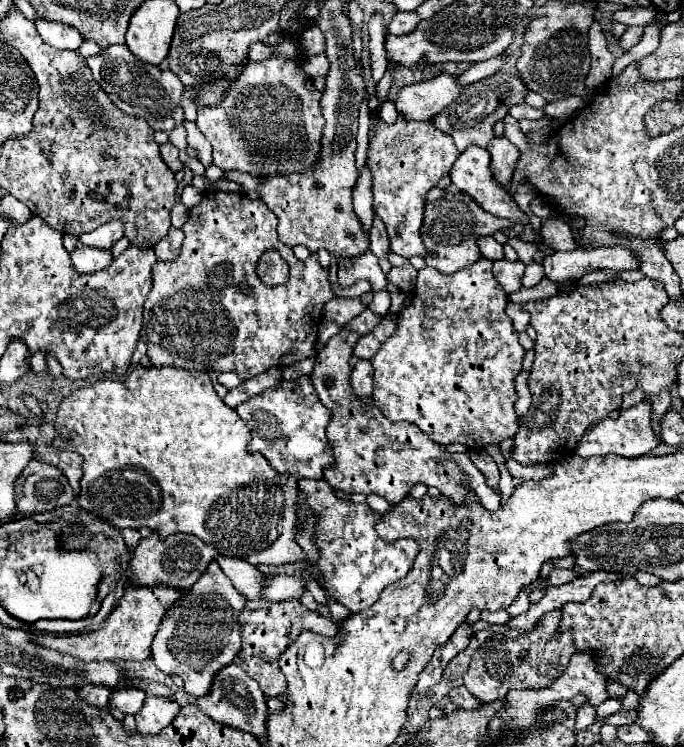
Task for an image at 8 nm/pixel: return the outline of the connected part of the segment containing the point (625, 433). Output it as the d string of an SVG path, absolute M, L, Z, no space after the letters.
M641 401L635 407L629 407L625 411L621 411L619 419L603 419L597 425L589 427L589 431L585 431L585 435L581 437L581 443L577 445L575 453L581 457L605 457L609 453L617 453L621 457L641 457L645 453L649 453L655 445L659 445L659 441L653 435L651 429L651 403L649 401Z

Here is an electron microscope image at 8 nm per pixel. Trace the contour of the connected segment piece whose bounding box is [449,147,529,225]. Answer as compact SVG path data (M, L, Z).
M467 147L459 157L457 161L453 163L453 169L449 173L451 181L457 185L457 189L469 193L485 211L489 211L491 215L495 217L501 217L501 219L509 219L513 223L523 223L527 225L529 223L529 215L515 203L513 195L509 195L509 191L497 183L497 179L493 177L493 171L491 171L491 155L487 153L487 149L481 149L481 147Z

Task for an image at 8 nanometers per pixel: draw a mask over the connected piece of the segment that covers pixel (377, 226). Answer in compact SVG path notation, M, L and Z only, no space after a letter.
M375 217L375 221L373 221L371 233L369 233L369 241L371 241L371 251L373 251L379 259L387 259L387 257L389 257L389 253L391 253L389 237L387 237L385 225L383 225L381 219L377 219L377 217Z

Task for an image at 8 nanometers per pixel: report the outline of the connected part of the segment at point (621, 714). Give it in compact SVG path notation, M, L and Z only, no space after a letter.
M617 711L617 713L609 715L609 717L605 717L605 723L611 723L615 727L619 727L619 725L633 725L635 715L637 715L635 711Z

